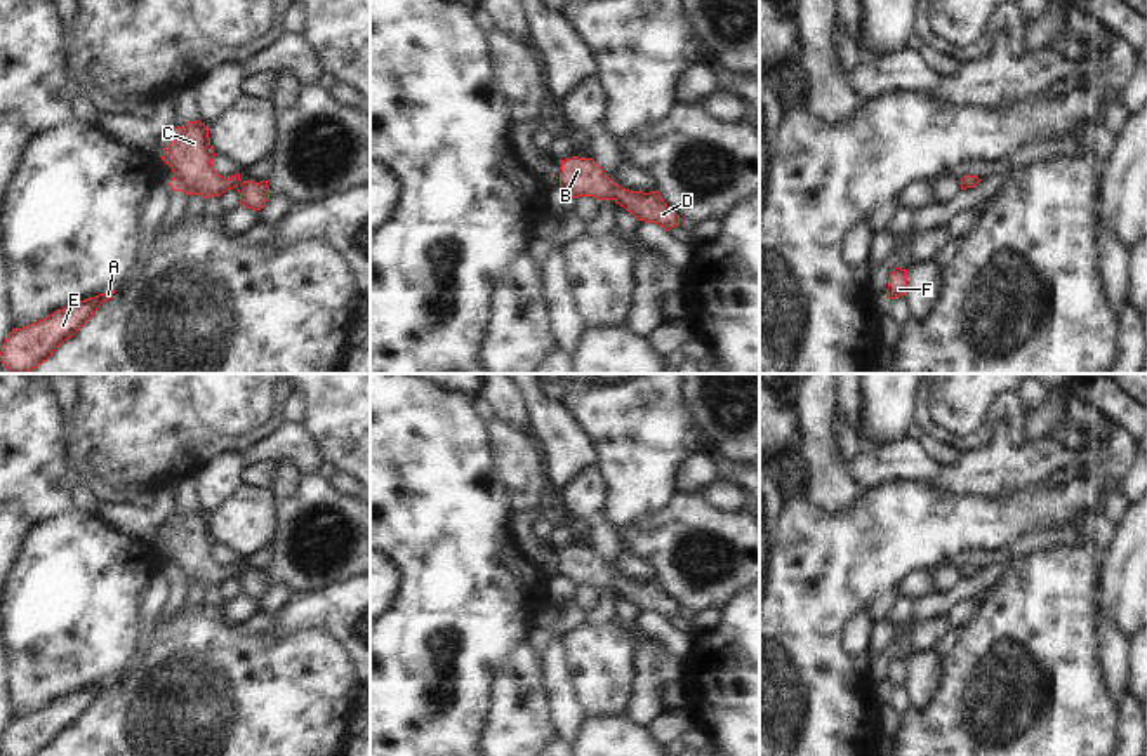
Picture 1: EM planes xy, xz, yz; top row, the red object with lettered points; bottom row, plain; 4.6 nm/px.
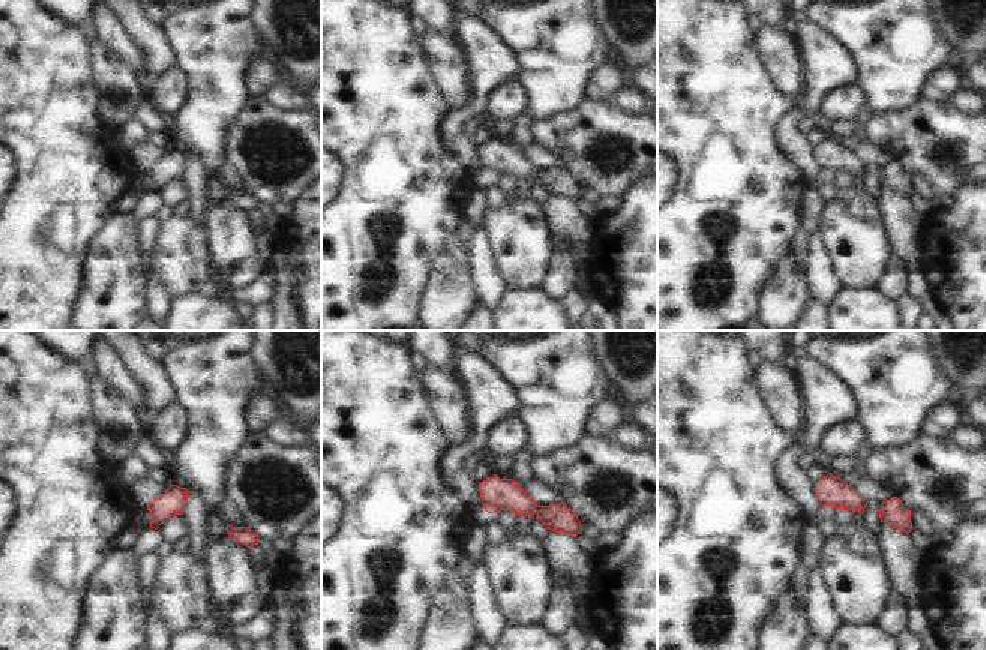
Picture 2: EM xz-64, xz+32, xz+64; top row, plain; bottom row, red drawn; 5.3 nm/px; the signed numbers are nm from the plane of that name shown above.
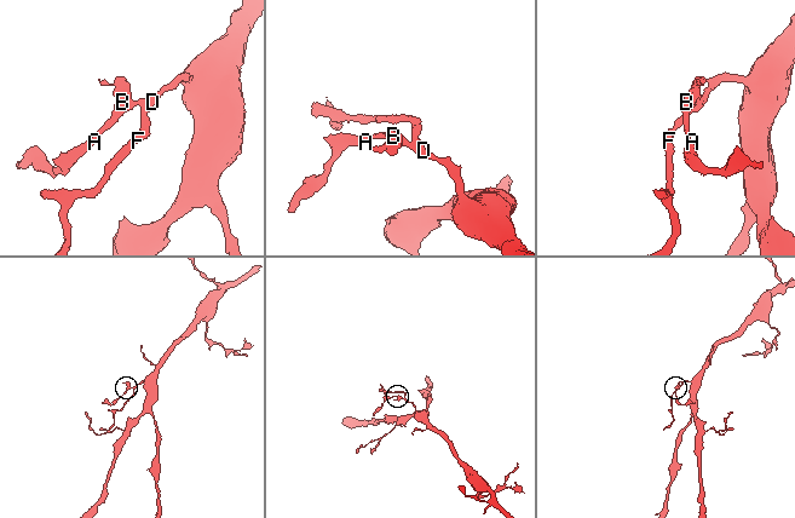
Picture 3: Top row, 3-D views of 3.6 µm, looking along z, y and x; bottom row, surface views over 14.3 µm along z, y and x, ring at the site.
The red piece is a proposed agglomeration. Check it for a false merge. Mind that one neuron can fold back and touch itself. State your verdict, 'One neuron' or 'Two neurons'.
One neuron.

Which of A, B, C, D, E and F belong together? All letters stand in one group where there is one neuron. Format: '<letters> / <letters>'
A B C D E F

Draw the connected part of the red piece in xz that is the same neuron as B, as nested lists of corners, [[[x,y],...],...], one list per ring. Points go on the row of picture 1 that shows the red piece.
[[[593,158],[561,160],[560,186],[567,200],[579,196],[613,200],[638,221],[655,222],[666,231],[680,226],[680,216],[667,207],[659,191],[629,191],[613,182]]]

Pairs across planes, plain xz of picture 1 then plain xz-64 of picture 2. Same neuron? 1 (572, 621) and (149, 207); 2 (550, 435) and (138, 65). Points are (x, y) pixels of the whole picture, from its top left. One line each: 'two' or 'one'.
1: two
2: two

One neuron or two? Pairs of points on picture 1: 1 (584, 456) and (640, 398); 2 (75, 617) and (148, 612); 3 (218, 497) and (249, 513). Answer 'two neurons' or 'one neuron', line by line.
1: two neurons
2: two neurons
3: two neurons

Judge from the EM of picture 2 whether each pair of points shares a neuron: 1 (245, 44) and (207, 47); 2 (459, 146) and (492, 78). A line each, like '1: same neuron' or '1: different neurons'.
1: same neuron
2: same neuron

